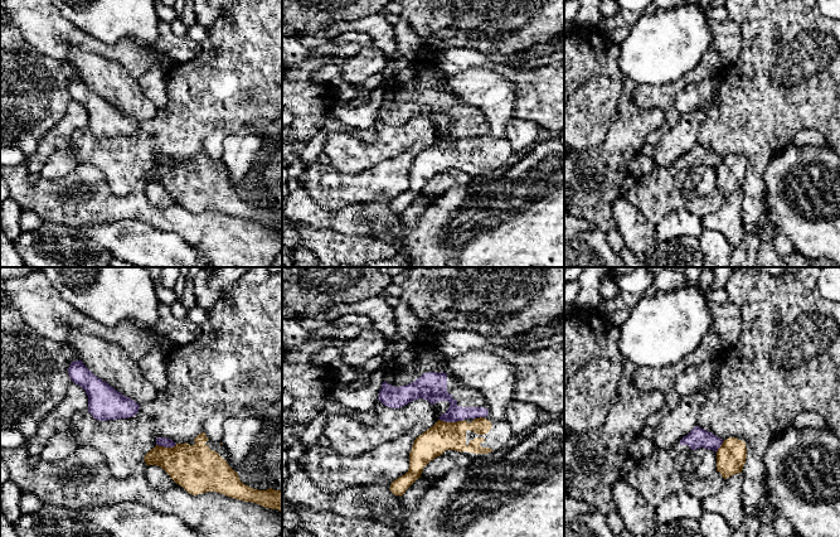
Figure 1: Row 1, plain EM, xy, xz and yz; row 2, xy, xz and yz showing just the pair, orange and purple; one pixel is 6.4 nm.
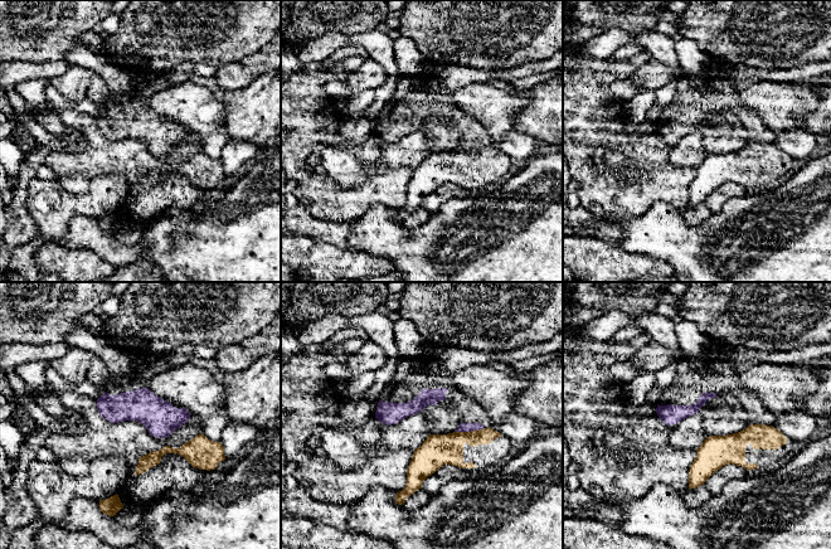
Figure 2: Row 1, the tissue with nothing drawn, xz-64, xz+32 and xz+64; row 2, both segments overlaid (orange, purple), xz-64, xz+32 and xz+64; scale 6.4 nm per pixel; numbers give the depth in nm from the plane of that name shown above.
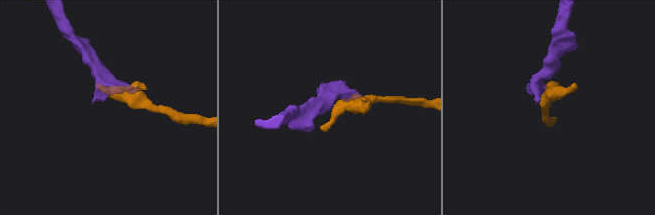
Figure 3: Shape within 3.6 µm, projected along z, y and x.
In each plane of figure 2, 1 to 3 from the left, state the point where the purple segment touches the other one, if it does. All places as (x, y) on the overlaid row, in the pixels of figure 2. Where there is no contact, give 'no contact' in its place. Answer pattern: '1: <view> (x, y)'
1: no contact
2: xz+32 (469, 432)
3: xz+64 (751, 424)

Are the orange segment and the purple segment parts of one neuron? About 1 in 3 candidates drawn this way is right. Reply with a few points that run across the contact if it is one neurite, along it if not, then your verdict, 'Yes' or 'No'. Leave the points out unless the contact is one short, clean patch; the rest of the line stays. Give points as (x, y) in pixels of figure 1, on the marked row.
Line: xz (438, 419), (445, 421), (464, 420). No

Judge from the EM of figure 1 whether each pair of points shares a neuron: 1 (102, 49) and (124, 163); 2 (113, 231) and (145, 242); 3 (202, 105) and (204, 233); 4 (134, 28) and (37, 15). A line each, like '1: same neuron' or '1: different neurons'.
1: different neurons
2: same neuron
3: different neurons
4: different neurons

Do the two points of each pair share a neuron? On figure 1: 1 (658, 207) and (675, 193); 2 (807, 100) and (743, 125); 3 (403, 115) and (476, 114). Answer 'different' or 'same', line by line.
1: same
2: same
3: same

